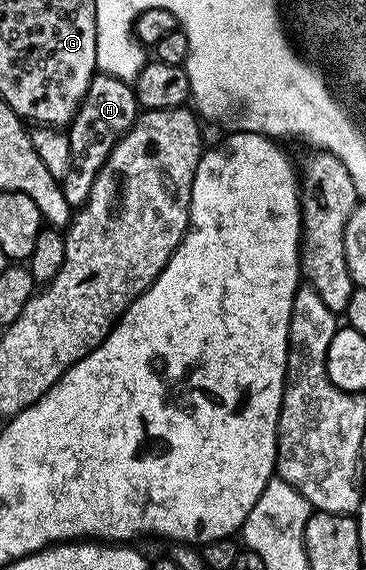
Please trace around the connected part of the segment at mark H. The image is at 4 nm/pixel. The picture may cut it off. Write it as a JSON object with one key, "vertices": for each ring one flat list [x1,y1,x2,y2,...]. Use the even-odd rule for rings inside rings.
{"vertices":[[96,74,91,78,91,84,79,104,75,117,71,119,66,129,71,143,71,169,65,179,61,181,65,202,69,202,72,210,82,208,89,198,89,190,97,178,103,163,109,158,113,146,135,125,135,117,141,109,135,98,134,87,126,80,119,80,116,76],[103,144,103,148,95,148]]}

